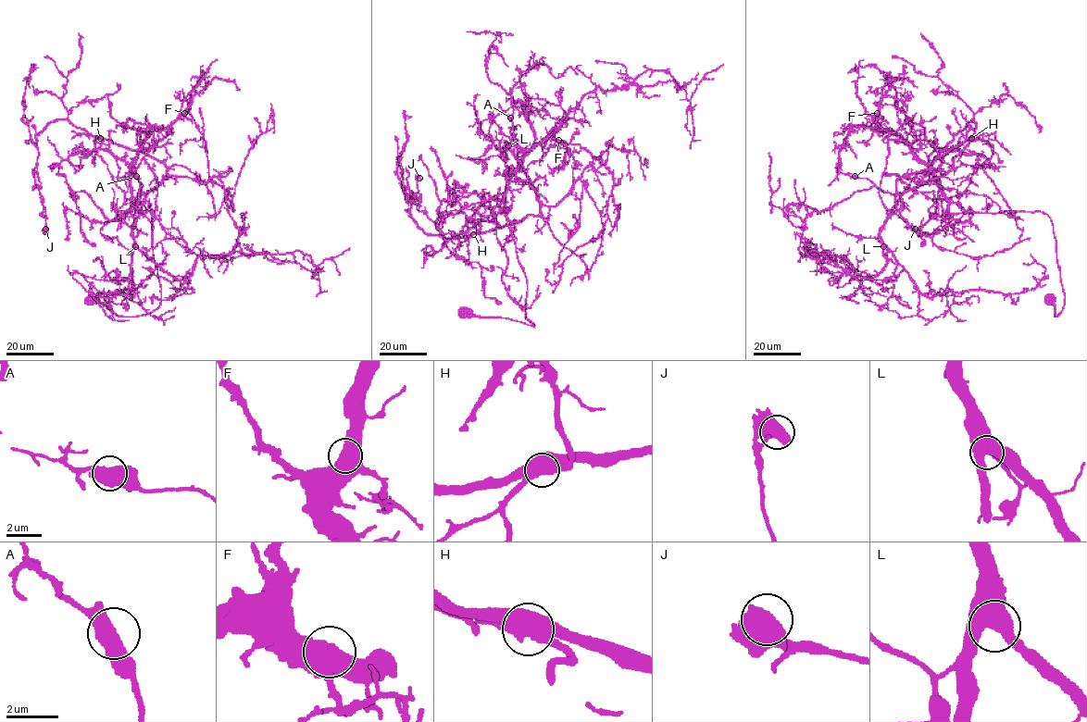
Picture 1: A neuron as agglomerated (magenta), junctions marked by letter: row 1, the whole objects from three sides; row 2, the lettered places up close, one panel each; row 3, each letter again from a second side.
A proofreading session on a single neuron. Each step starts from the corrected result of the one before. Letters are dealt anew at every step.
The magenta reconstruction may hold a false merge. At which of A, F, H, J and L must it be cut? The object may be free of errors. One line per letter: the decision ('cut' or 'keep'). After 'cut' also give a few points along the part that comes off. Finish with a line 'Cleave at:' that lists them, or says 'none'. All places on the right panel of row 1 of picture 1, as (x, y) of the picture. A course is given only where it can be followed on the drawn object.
A: keep
F: keep
H: cut; course (971, 137), (943, 150), (932, 174), (965, 210), (1050, 217), (1065, 296), (1056, 317), (1046, 301)
J: keep
L: keep
Cleave at: H

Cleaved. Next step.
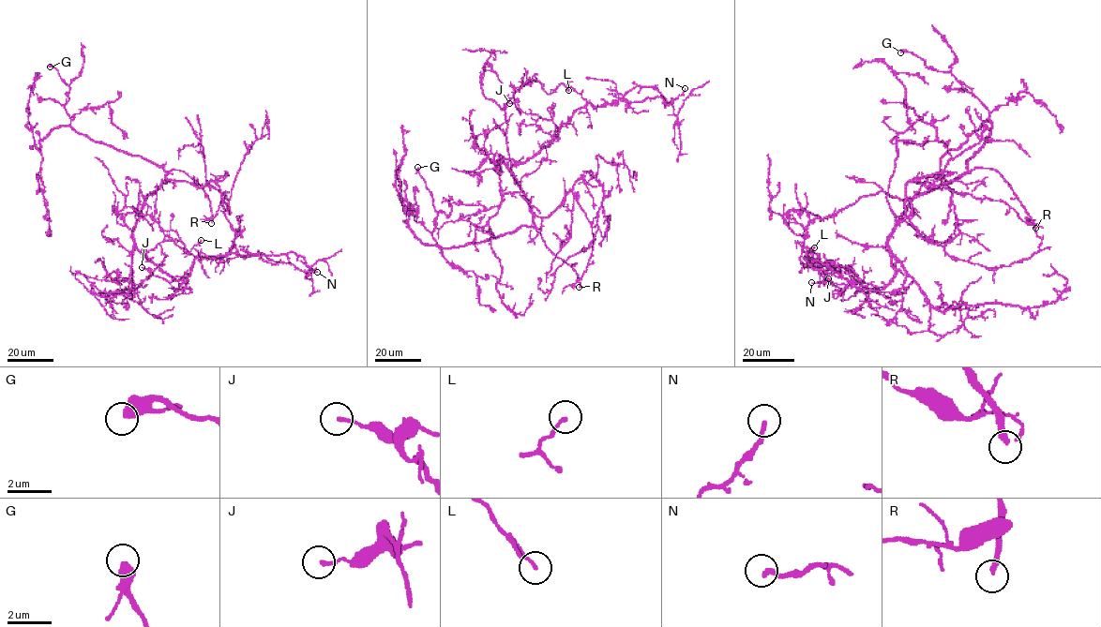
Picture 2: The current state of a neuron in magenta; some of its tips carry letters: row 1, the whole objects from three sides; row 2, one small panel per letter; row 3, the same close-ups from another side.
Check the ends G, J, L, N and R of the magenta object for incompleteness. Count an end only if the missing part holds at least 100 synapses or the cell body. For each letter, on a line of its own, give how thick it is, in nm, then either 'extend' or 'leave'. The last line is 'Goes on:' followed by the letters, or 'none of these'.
G: calibre 550 nm; leave
J: calibre 160 nm; leave
L: calibre 150 nm; leave
N: calibre 200 nm; leave
R: calibre 240 nm; extend
Goes on: R

